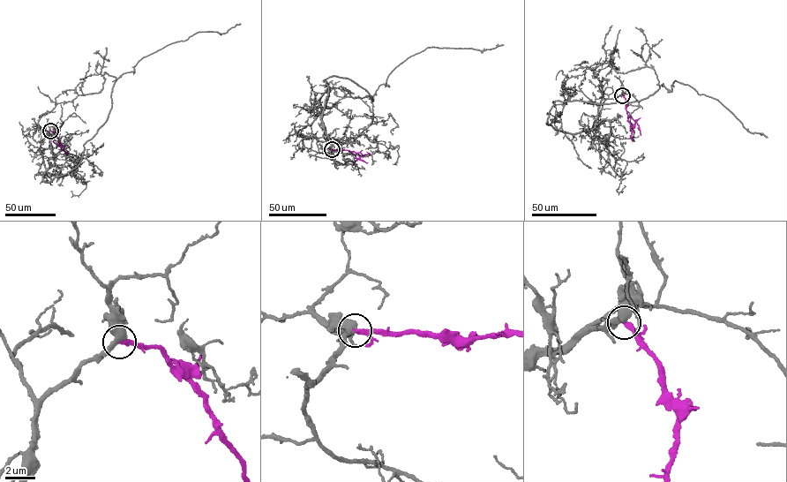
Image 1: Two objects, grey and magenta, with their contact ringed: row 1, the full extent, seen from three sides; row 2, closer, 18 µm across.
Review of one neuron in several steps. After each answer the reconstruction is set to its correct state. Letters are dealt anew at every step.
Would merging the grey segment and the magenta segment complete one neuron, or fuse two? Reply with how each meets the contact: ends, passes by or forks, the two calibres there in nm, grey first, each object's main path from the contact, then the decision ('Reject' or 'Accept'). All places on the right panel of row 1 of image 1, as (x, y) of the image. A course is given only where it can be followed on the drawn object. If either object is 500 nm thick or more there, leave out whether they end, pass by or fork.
At the ring grey passes by. At the ring magenta ends. Thickness 480 nm (grey) against 320 nm. Course of grey: (622, 95), (604, 101), (587, 130), (546, 124), (555, 101), (631, 102), (675, 80), (767, 137). Course of magenta: (622, 95), (626, 103), (632, 139), (630, 136). Accept

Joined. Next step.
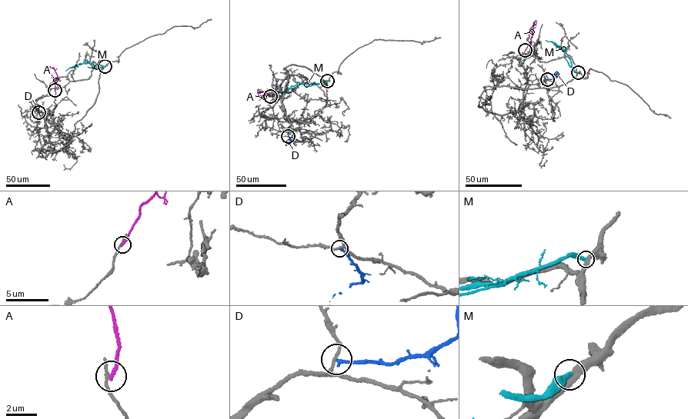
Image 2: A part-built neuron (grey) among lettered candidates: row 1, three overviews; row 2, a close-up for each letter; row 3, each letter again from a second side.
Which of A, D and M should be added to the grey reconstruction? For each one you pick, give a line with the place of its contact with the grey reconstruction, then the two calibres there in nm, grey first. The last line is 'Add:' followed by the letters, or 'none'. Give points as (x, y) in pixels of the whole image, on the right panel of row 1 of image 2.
Add: none

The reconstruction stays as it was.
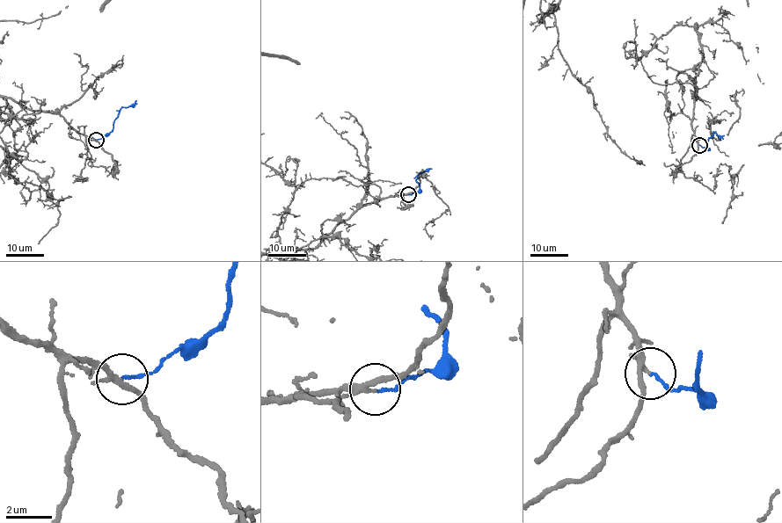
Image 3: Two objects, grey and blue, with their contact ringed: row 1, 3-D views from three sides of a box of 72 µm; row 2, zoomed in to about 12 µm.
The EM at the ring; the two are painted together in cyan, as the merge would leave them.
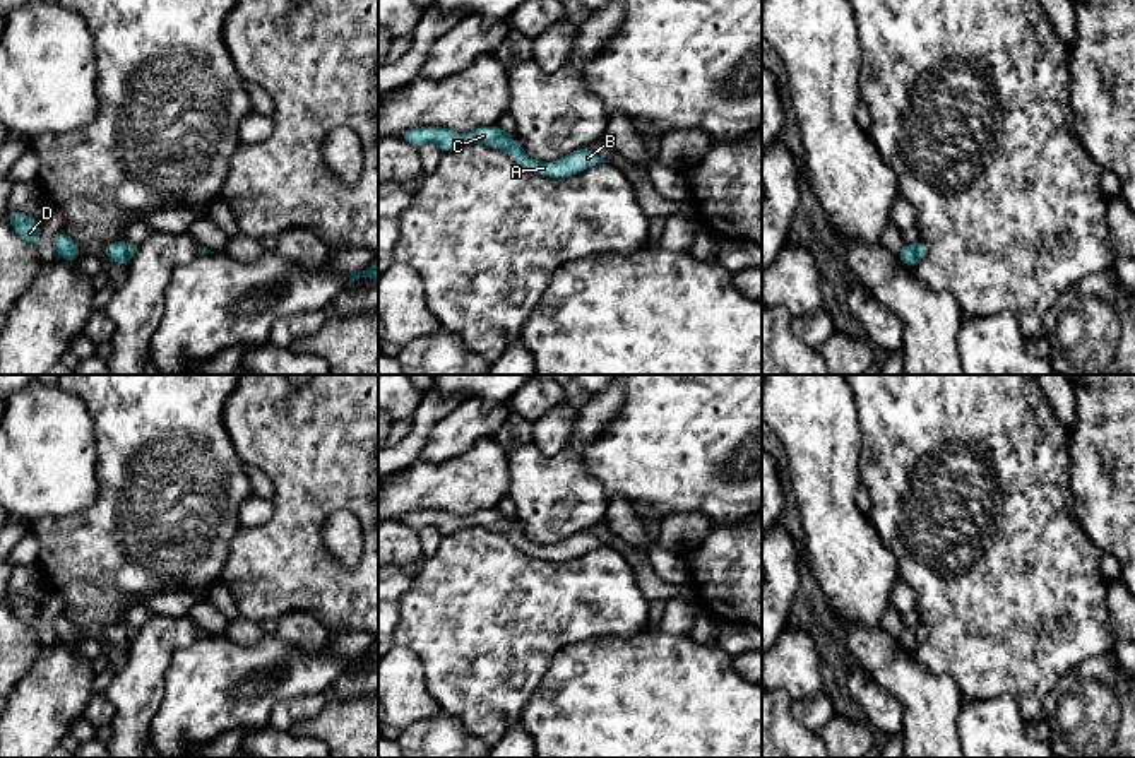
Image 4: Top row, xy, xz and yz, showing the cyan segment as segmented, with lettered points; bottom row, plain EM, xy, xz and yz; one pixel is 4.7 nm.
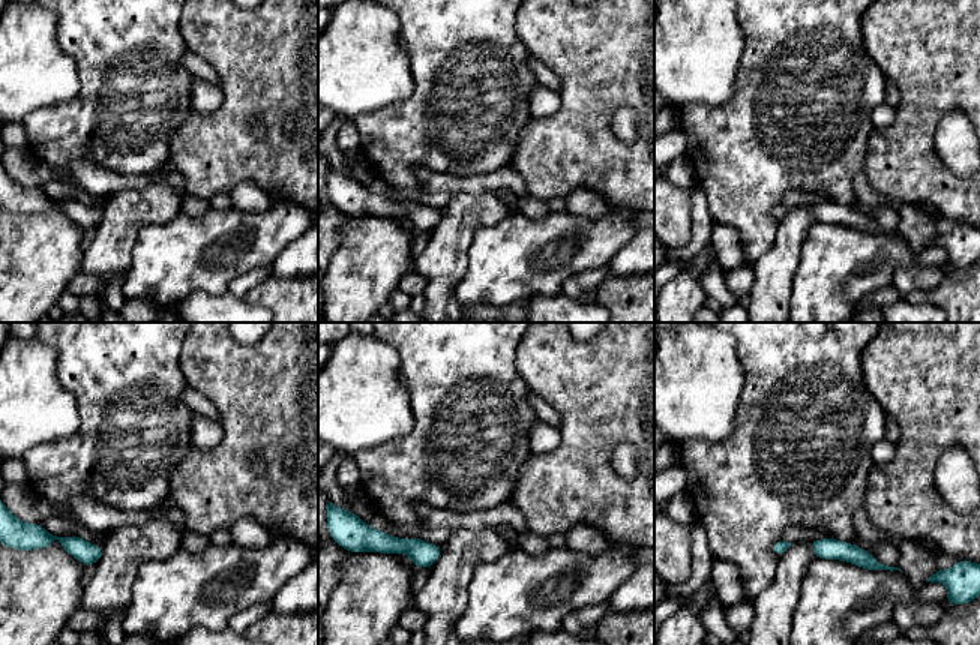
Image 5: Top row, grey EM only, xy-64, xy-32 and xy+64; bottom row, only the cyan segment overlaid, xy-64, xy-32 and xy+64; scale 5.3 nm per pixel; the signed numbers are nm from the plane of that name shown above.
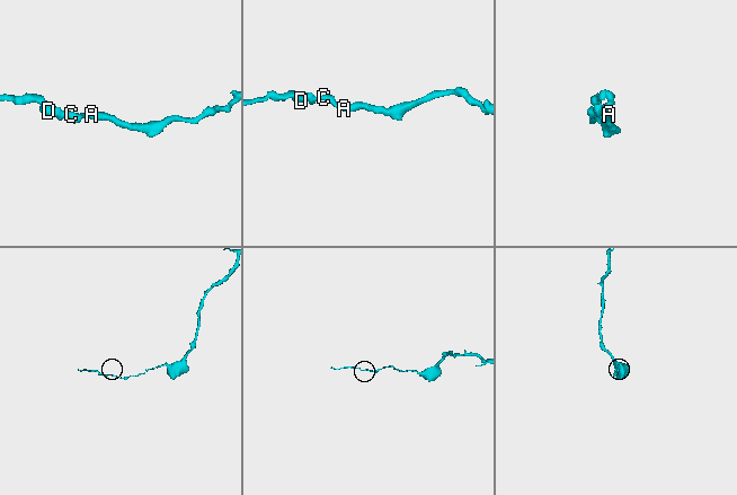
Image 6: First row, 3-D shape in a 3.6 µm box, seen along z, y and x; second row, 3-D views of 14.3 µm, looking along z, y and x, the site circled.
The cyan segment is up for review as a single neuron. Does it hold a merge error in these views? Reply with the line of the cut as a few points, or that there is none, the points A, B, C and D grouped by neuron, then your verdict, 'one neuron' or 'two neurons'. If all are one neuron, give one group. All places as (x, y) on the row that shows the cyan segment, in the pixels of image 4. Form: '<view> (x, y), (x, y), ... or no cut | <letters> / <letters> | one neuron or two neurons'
no cut | A B C D | one neuron

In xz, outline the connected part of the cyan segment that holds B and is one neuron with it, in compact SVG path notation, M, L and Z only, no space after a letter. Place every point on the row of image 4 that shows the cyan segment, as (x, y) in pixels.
M491 125L479 127L469 133L455 133L443 127L419 127L404 132L399 139L414 147L419 147L423 144L435 144L438 147L438 152L450 152L461 145L474 142L486 144L493 149L505 151L524 169L548 178L568 178L575 173L585 171L591 166L609 163L587 147L579 147L558 161L539 163L531 159L519 144L514 144L514 137L515 133L503 132L496 125Z

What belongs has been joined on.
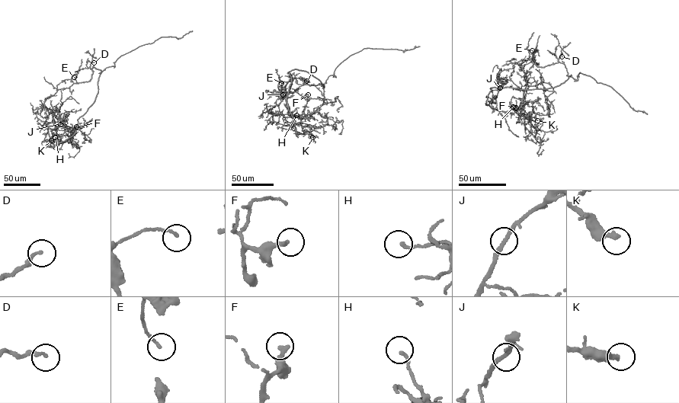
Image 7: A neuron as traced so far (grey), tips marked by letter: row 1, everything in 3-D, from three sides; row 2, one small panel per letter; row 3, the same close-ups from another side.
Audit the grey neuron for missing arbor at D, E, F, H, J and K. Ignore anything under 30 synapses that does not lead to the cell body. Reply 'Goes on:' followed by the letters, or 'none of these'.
Goes on: K

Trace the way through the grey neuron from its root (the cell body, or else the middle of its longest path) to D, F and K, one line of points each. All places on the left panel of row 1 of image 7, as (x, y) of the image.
D: (91, 105), (97, 94), (101, 72), (90, 68), (91, 63), (94, 62)
F: (91, 105), (78, 118), (75, 134), (52, 146), (47, 145), (58, 126), (64, 123), (69, 131), (76, 126)
K: (91, 105), (78, 118), (75, 134), (52, 146), (47, 145), (49, 139), (49, 141), (51, 140)

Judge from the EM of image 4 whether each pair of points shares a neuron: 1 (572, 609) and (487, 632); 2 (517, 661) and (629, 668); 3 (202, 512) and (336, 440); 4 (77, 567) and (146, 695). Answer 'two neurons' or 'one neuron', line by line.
1: one neuron
2: two neurons
3: two neurons
4: two neurons

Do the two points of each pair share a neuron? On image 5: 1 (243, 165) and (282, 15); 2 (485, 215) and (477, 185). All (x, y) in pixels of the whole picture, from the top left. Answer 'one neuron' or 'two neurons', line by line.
1: one neuron
2: two neurons

